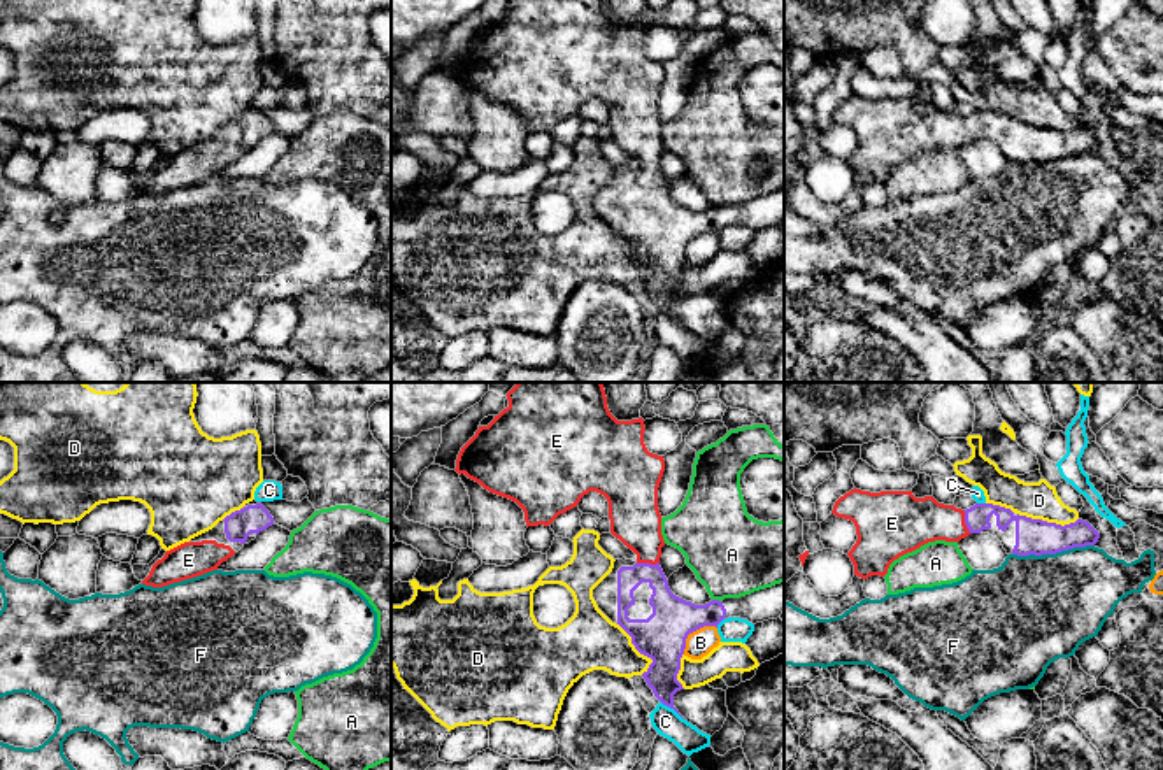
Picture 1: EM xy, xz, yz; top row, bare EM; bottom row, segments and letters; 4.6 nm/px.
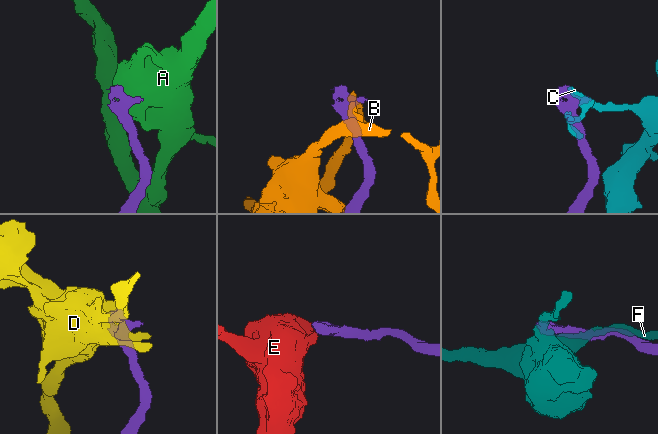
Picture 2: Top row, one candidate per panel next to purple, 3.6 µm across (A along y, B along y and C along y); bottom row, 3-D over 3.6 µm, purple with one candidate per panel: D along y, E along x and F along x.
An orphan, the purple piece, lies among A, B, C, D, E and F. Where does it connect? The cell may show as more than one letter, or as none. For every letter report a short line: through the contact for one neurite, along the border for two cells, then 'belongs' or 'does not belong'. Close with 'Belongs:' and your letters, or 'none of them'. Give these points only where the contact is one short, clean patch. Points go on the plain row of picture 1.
A: xz (713, 206), (720, 209) | does not belong
B: does not belong
C: does not belong
D: does not belong
E: xz (670, 220), (648, 171), (648, 151), (635, 127) | belongs
F: does not belong
Belongs: E

